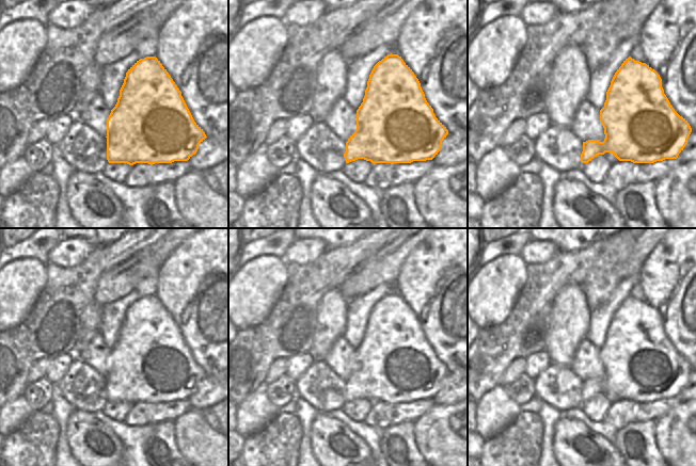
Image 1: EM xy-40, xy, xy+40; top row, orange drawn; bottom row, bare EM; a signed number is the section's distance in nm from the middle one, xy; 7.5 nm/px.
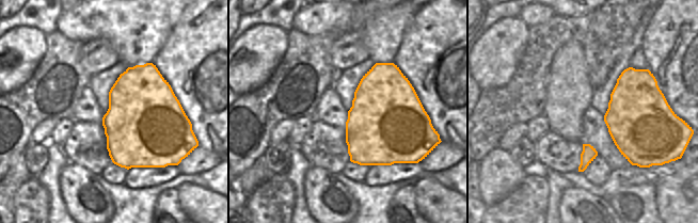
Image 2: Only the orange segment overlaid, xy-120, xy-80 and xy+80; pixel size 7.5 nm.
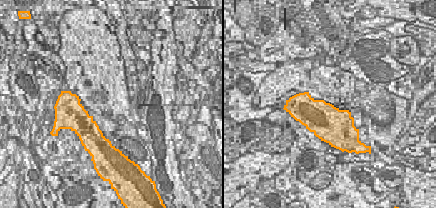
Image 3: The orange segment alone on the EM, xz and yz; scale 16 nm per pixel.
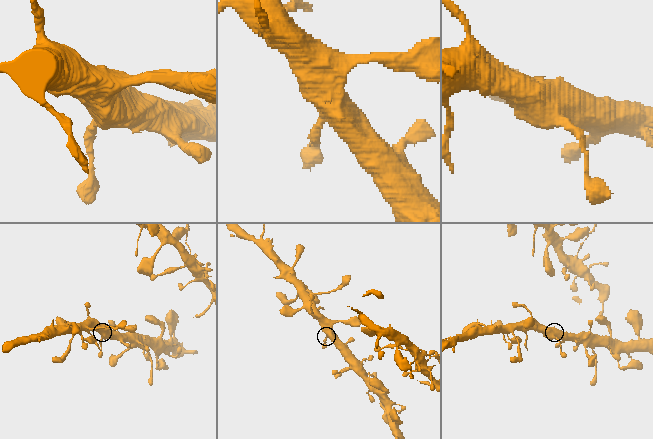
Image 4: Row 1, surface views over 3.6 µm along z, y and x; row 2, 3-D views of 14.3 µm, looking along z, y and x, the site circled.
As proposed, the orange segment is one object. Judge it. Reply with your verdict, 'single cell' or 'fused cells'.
single cell

